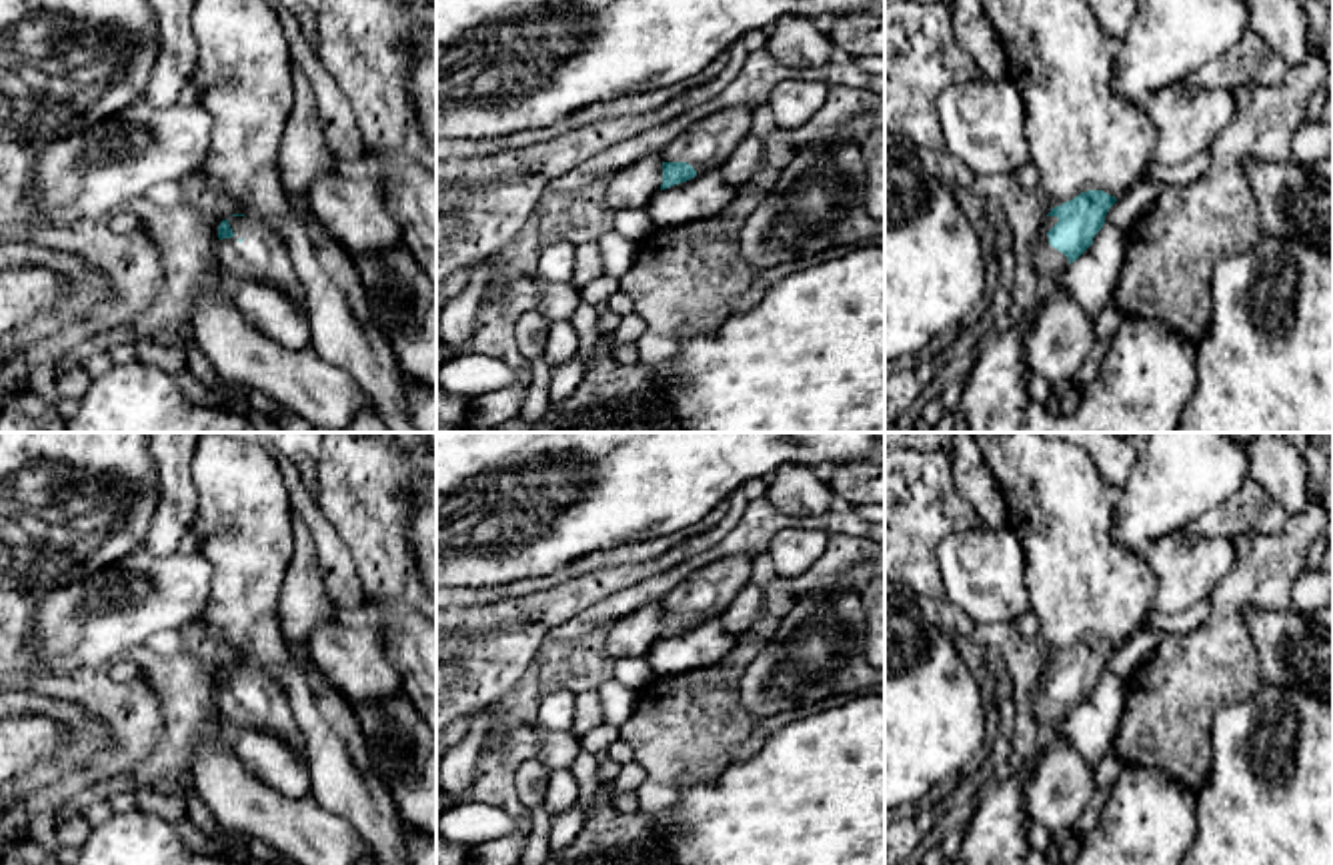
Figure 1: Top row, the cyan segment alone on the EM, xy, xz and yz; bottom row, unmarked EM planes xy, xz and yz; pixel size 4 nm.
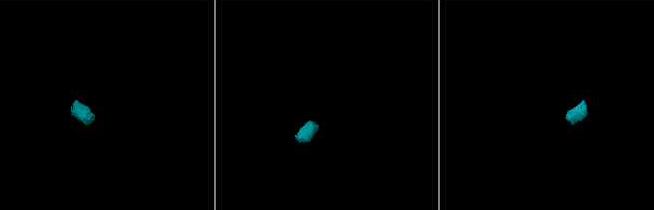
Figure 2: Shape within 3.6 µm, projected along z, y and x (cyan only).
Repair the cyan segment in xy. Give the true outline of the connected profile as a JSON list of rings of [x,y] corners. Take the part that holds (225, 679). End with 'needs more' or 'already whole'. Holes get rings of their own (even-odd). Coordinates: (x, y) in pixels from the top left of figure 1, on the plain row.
[[[232,663],[218,675],[216,709],[230,735],[256,729],[304,757],[304,741],[284,691],[254,663]]]; needs more

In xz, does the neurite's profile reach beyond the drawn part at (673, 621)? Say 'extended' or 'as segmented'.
extended

